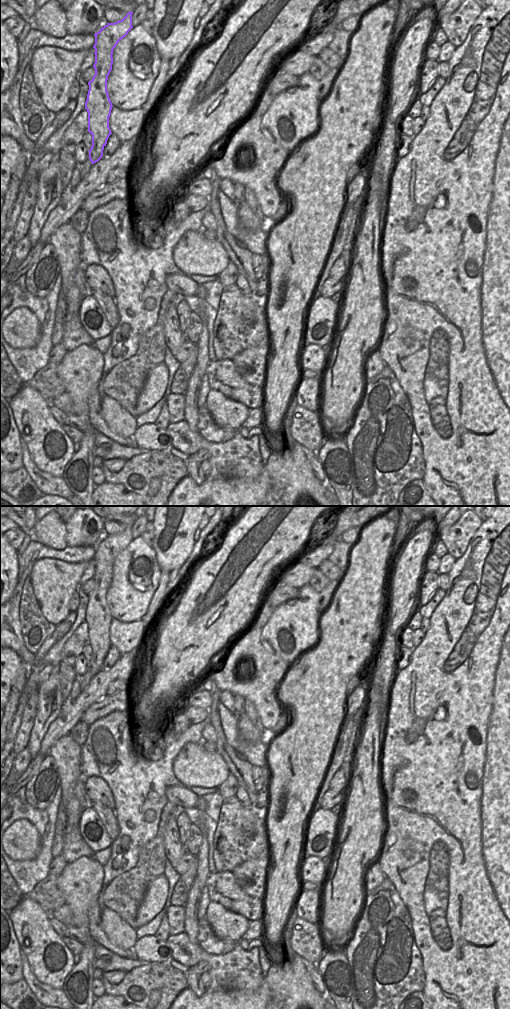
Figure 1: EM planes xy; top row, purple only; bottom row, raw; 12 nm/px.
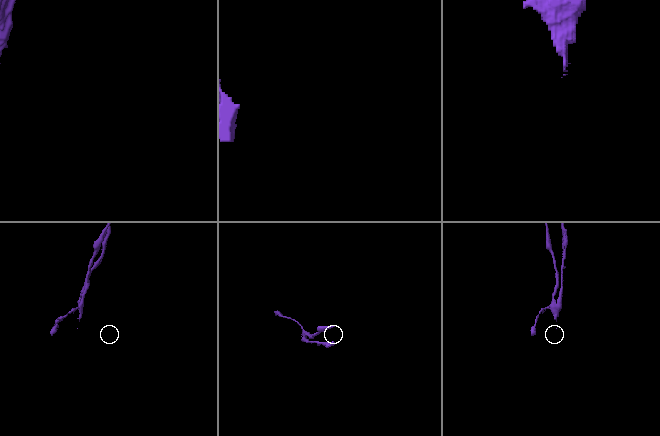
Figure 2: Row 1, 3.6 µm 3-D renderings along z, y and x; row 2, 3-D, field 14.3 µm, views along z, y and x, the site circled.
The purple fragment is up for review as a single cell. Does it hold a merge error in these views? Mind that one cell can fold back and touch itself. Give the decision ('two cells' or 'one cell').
two cells

